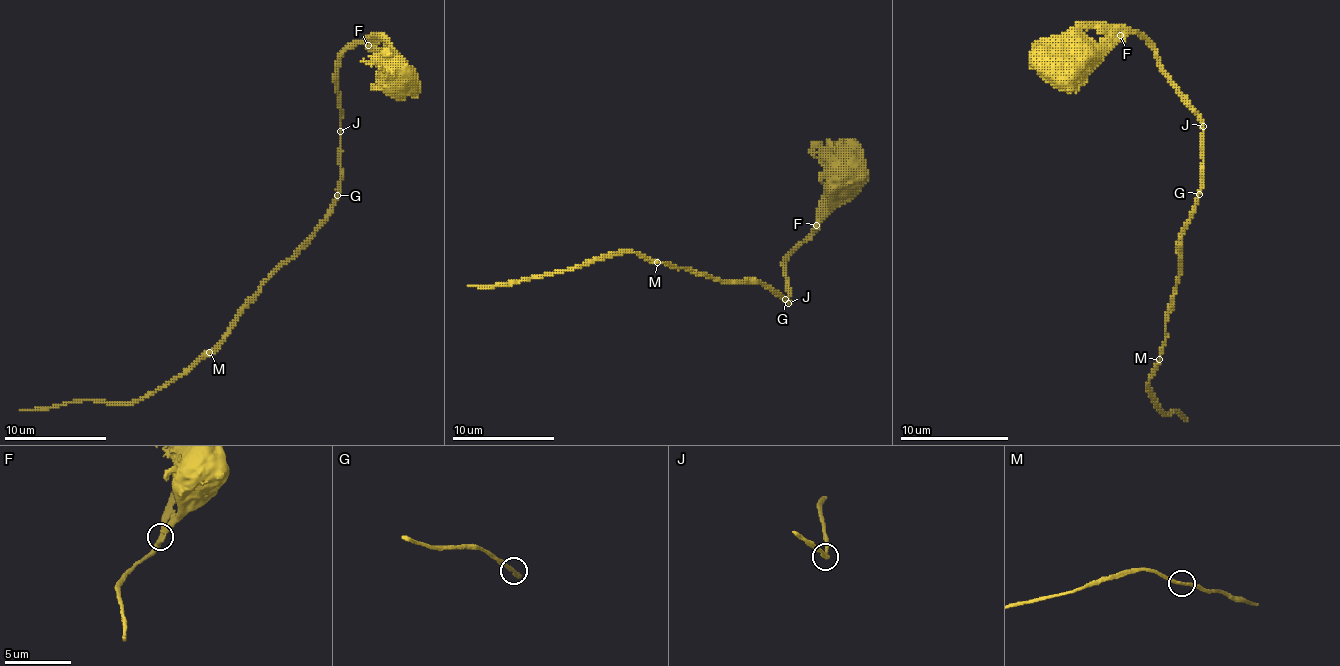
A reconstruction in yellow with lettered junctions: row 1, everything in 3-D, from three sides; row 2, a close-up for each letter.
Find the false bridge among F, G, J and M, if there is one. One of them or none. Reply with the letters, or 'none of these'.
none of these

